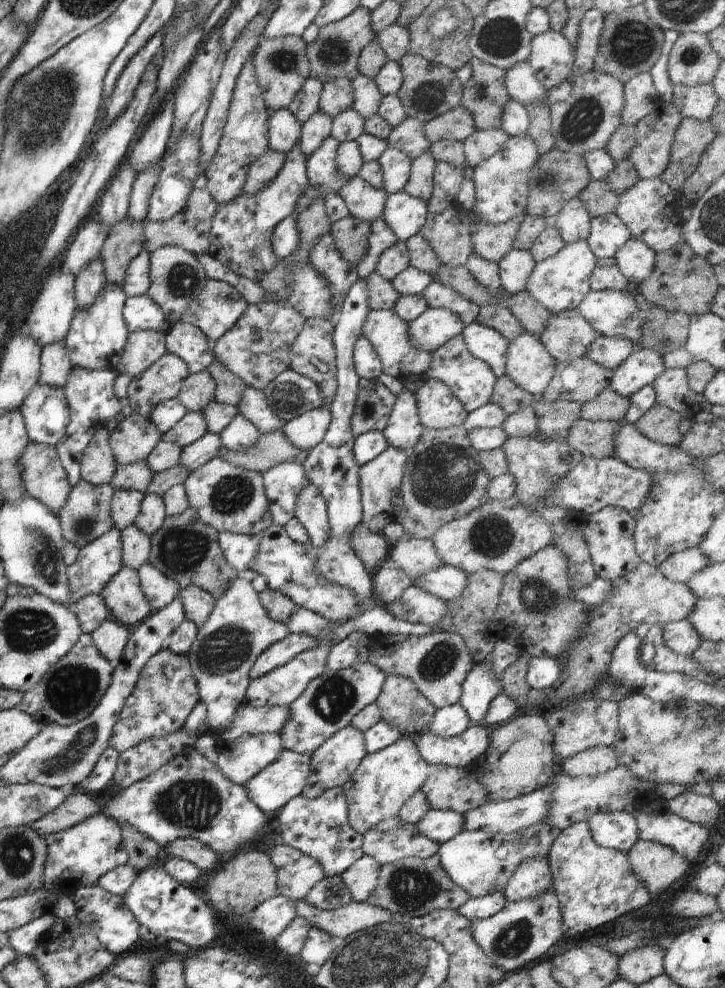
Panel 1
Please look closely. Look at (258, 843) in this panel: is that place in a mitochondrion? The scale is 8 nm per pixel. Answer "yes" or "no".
no

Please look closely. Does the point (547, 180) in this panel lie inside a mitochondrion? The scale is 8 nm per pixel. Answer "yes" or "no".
yes

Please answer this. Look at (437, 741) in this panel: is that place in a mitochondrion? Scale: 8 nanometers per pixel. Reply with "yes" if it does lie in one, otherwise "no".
no

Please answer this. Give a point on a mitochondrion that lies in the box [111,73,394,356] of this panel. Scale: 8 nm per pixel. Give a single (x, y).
(182, 281)

